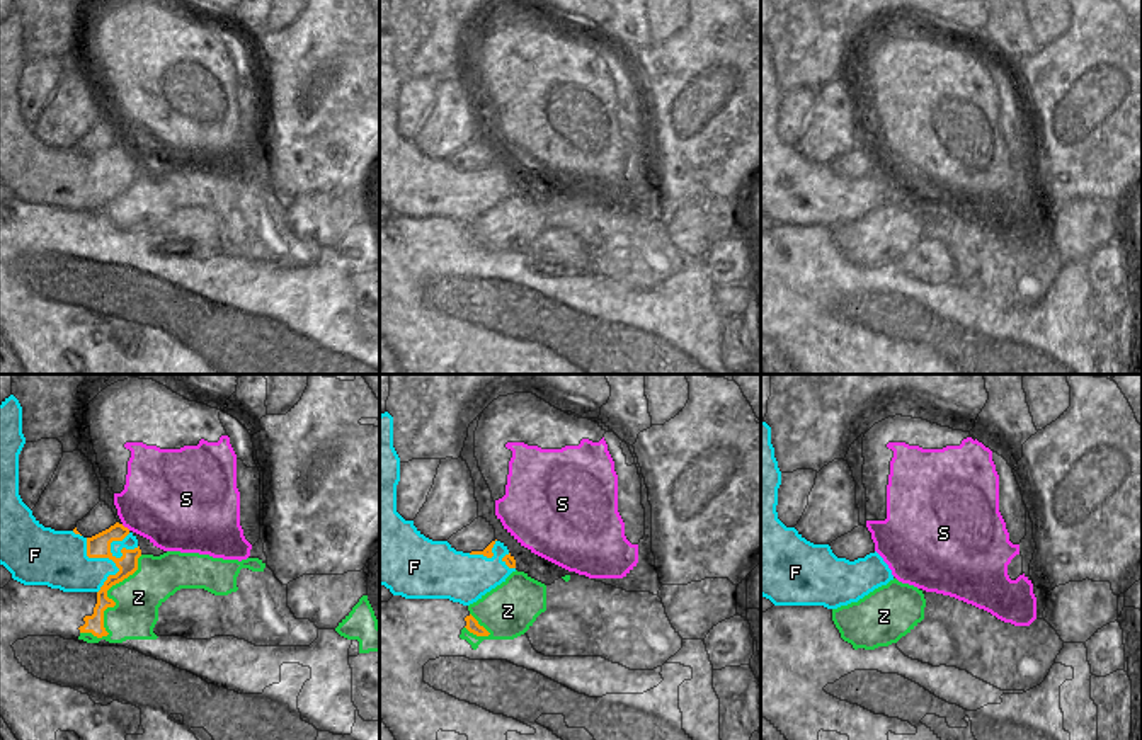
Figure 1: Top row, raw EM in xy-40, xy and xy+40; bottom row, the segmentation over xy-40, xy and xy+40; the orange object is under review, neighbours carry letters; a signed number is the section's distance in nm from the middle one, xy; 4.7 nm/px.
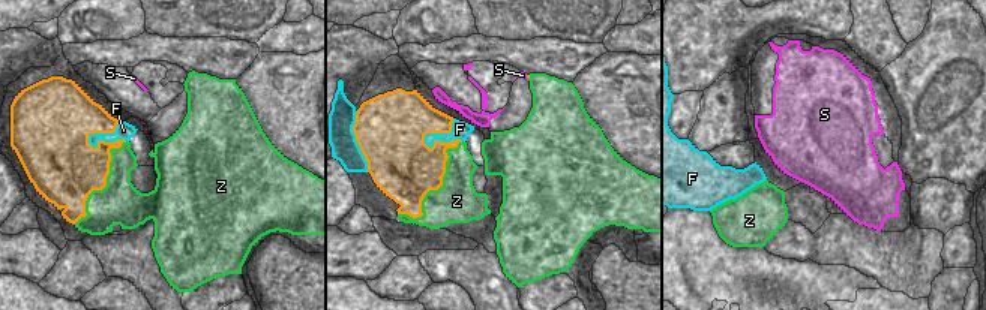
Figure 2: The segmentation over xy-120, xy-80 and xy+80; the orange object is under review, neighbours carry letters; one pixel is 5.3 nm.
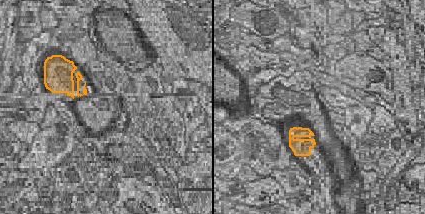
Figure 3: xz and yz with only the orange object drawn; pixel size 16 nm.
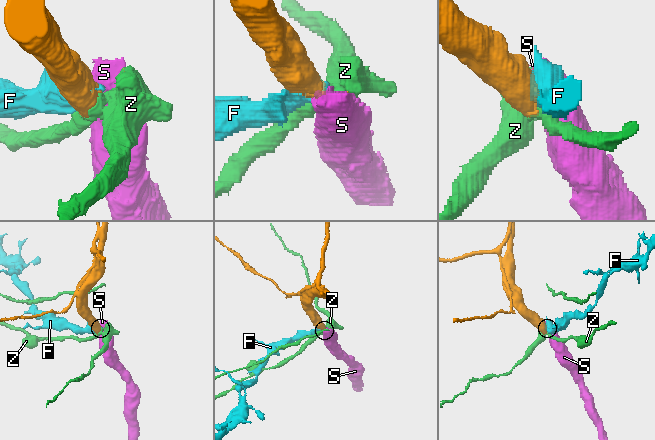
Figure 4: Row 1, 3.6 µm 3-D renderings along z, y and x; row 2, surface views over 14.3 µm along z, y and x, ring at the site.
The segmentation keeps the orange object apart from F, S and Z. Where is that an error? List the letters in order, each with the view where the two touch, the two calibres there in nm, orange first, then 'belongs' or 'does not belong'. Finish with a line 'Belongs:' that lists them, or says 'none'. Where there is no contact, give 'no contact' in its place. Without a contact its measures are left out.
F: xy-40 | 110/280 nm | does not belong
S: xy-40 | 110/440 nm | belongs
Z: xy-40 | 100/220 nm | does not belong
Belongs: S

